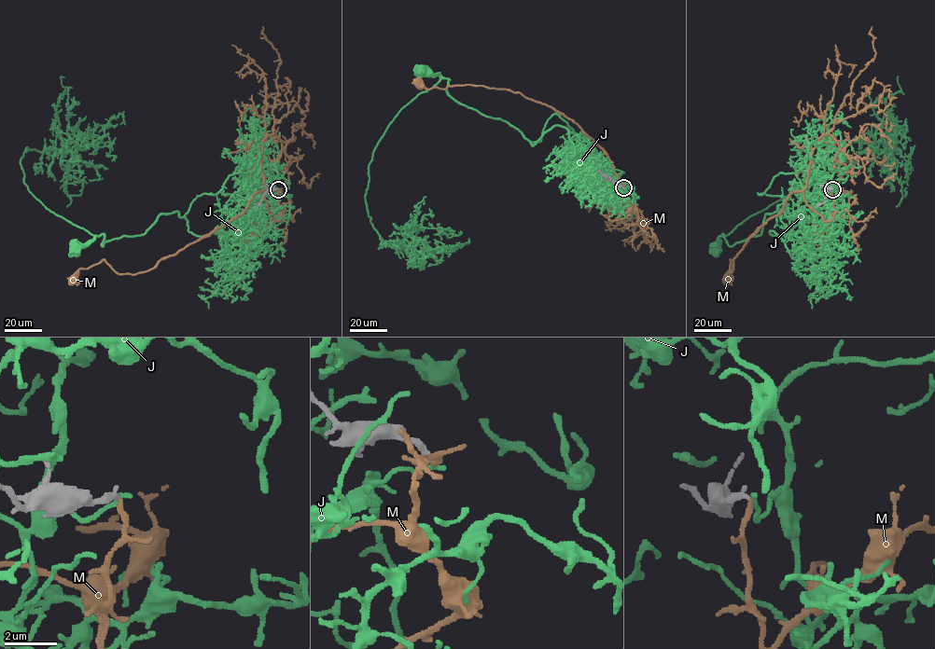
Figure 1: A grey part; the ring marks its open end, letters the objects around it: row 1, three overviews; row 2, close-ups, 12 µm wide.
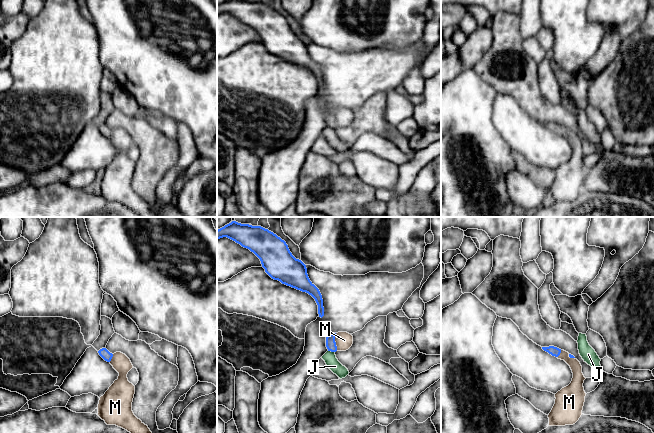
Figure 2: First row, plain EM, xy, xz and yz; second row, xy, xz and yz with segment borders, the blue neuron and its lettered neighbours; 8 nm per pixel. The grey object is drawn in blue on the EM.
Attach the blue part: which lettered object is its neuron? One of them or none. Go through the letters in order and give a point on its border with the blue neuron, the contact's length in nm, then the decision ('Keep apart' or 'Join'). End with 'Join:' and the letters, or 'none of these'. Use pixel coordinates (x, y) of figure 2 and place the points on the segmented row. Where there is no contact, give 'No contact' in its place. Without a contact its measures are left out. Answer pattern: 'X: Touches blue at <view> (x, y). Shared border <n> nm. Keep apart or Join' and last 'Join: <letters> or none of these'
J: Touches blue at xz (331, 351). Shared border 60 nm. Keep apart
M: Touches blue at xz (335, 342). Shared border 140 nm. Join
Join: M

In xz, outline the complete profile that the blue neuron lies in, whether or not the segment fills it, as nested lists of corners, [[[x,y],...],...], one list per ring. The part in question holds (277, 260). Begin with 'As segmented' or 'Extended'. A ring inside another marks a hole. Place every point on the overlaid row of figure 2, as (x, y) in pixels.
As segmented. [[[236,221],[217,230],[217,239],[223,237],[253,252],[272,279],[311,295],[318,305],[319,317],[324,316],[323,299],[319,289],[310,281],[306,265],[292,255],[284,240],[261,226]]]

